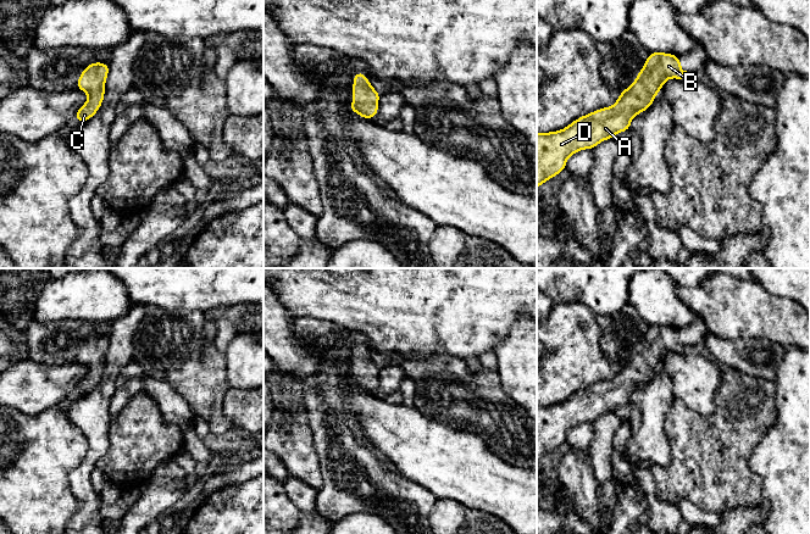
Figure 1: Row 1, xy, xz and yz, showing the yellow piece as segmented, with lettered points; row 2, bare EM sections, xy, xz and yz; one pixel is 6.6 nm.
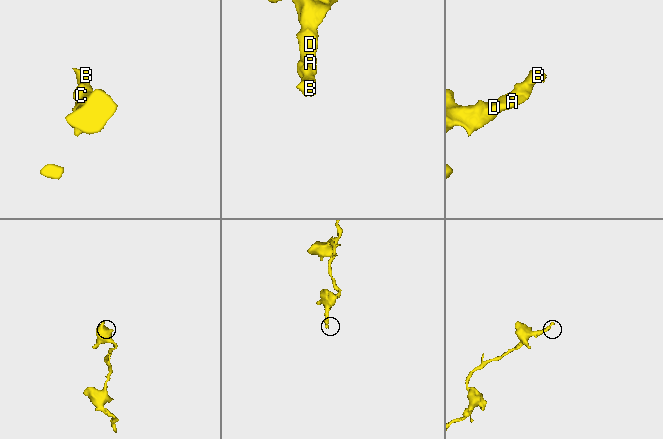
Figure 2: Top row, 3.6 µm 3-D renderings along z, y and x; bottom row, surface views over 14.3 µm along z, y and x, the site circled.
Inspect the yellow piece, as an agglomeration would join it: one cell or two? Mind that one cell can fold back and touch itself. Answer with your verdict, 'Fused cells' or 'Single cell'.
Single cell

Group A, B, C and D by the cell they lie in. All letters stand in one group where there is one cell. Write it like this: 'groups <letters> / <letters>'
groups A B C D

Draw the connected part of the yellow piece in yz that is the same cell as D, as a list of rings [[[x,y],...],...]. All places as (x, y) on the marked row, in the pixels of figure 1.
[[[649,52],[637,79],[620,93],[614,106],[584,115],[561,130],[537,132],[537,188],[561,173],[571,155],[629,130],[632,118],[651,106],[665,82],[682,79],[686,73],[677,55]]]

